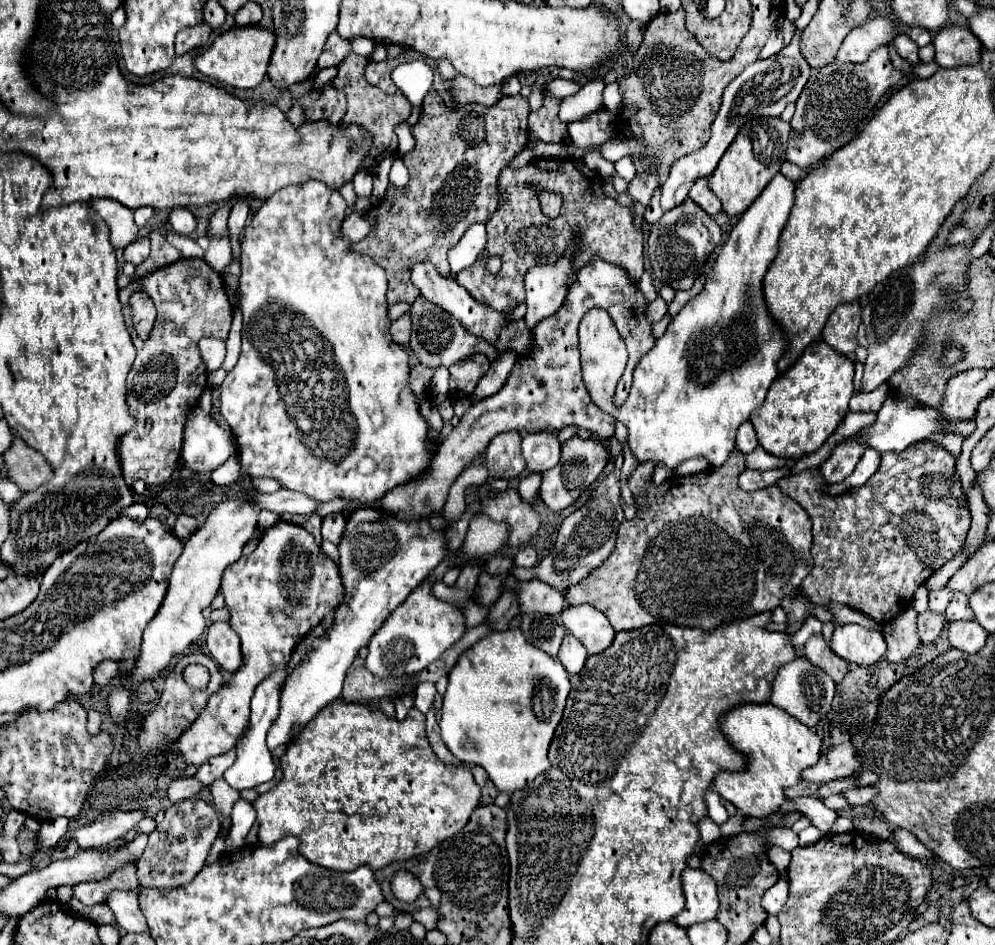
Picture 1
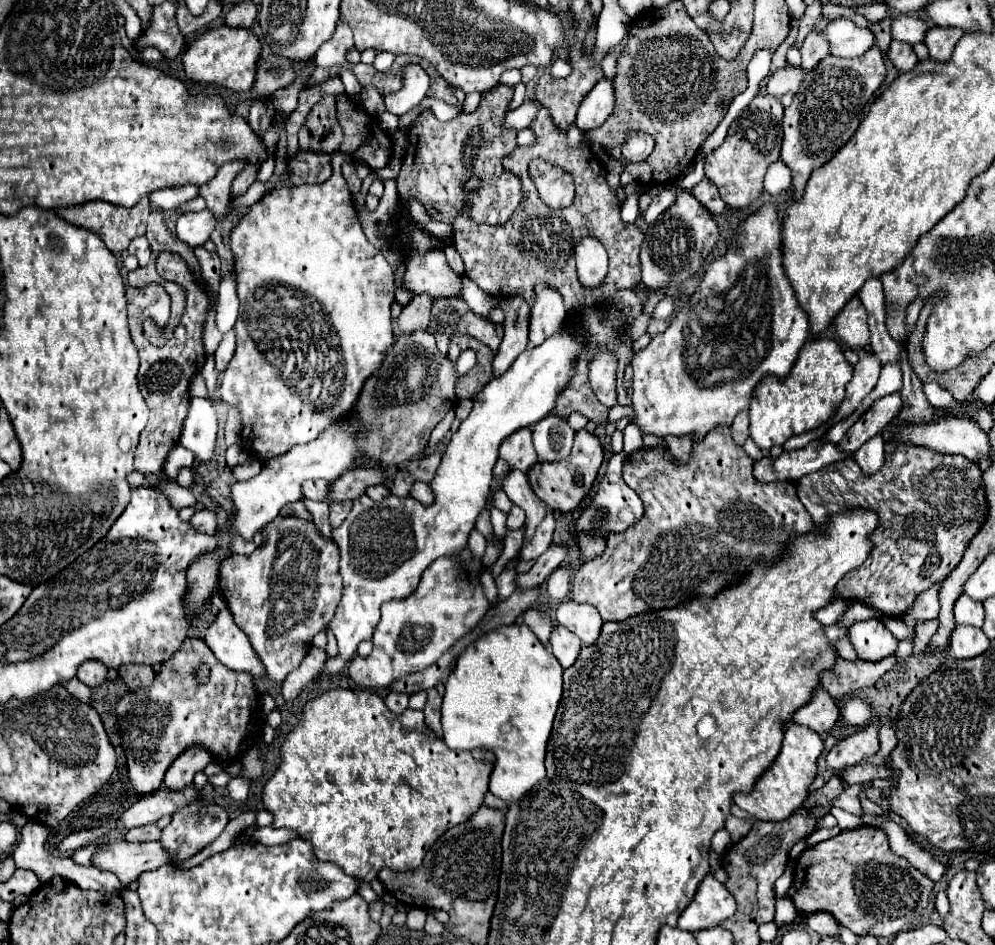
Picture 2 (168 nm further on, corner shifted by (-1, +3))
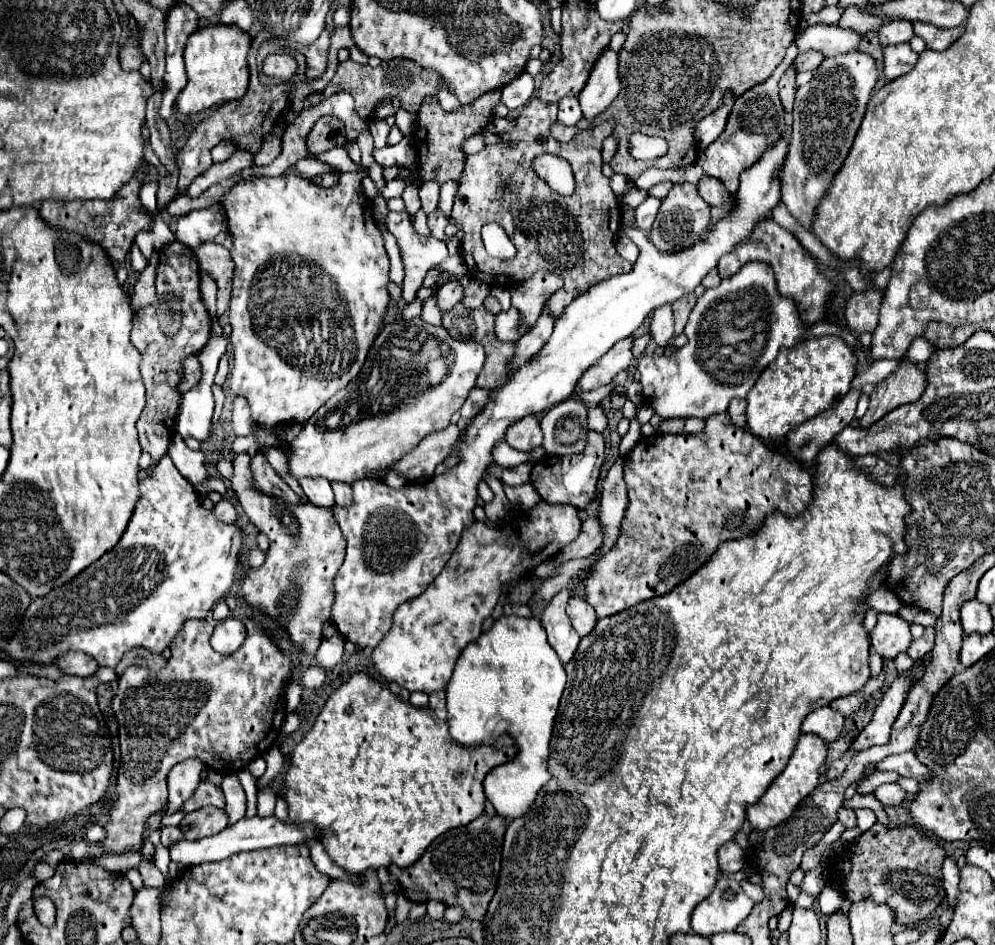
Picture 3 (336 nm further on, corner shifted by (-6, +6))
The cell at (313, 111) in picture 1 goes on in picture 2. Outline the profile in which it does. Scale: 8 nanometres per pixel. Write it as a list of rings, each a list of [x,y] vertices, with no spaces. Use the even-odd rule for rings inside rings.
[[[322,96],[320,102],[314,104],[314,108],[310,110],[310,114],[306,116],[306,122],[302,124],[300,130],[300,146],[306,150],[314,150],[314,152],[336,152],[342,144],[342,128],[336,120],[336,98],[334,96]]]

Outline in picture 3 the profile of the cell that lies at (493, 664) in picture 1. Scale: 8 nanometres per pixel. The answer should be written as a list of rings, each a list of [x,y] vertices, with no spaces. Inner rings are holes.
[[[515,615],[499,617],[489,631],[467,645],[447,683],[447,723],[457,743],[467,747],[493,743],[499,735],[509,733],[519,745],[517,757],[493,769],[483,781],[485,797],[507,821],[525,815],[539,789],[551,779],[547,771],[549,739],[563,689],[565,669],[551,651],[541,621]]]

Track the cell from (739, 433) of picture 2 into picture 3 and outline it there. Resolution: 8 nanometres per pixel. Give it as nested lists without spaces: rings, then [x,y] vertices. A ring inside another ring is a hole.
[[[733,399],[733,401],[729,403],[727,413],[729,413],[731,421],[733,421],[737,427],[745,427],[745,407],[747,407],[745,399]]]

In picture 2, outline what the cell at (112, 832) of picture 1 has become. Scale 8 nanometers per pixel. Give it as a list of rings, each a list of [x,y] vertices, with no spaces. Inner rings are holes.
[[[164,786],[158,788],[154,794],[142,796],[136,804],[132,804],[118,820],[124,828],[136,828],[150,822],[156,822],[162,816],[172,816],[176,810],[180,810],[184,804],[198,800],[198,792],[188,790],[166,790]]]

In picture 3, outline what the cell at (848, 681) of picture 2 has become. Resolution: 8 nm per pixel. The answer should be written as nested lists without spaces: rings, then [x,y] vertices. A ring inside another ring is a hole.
[[[881,673],[877,679],[869,679],[863,689],[855,691],[855,693],[851,693],[851,695],[847,695],[847,697],[841,697],[841,699],[833,701],[833,703],[831,703],[831,709],[835,709],[835,711],[839,711],[841,715],[849,717],[849,715],[857,713],[859,707],[873,695],[873,691],[881,689],[881,685],[883,685],[883,673]]]

